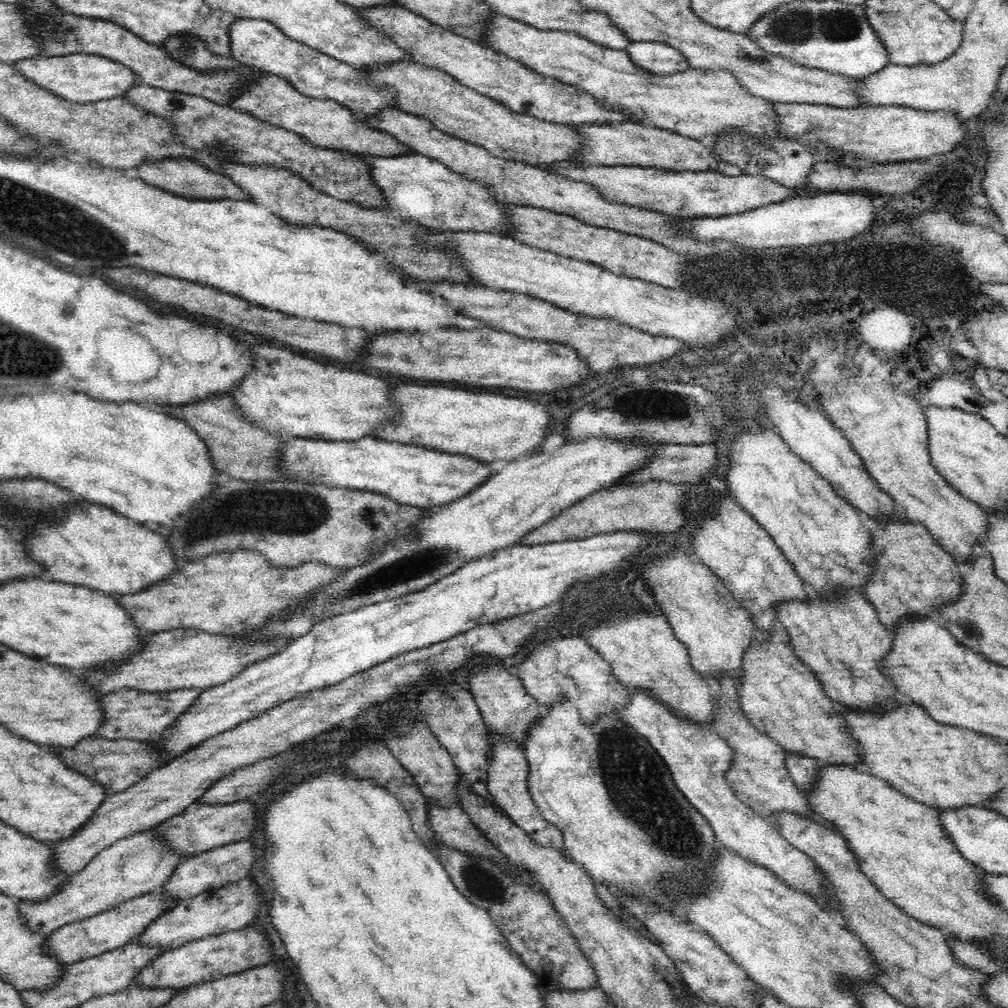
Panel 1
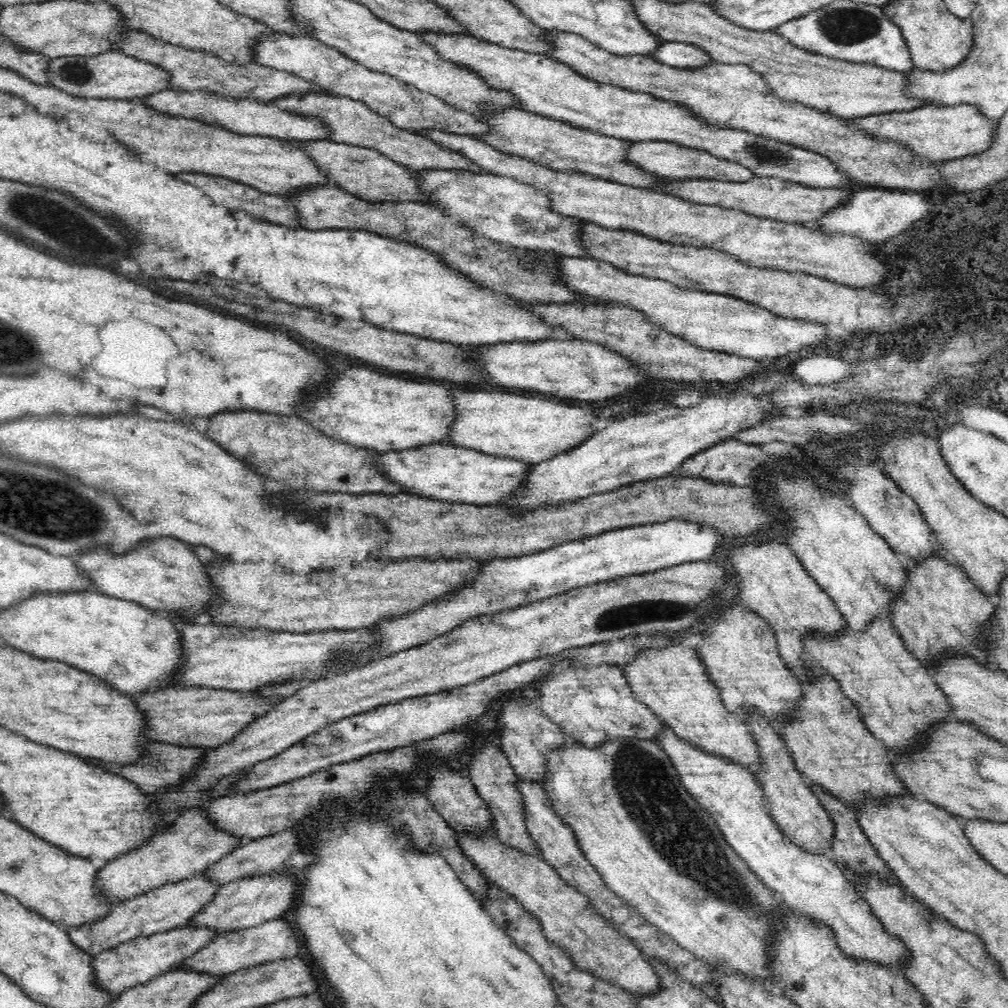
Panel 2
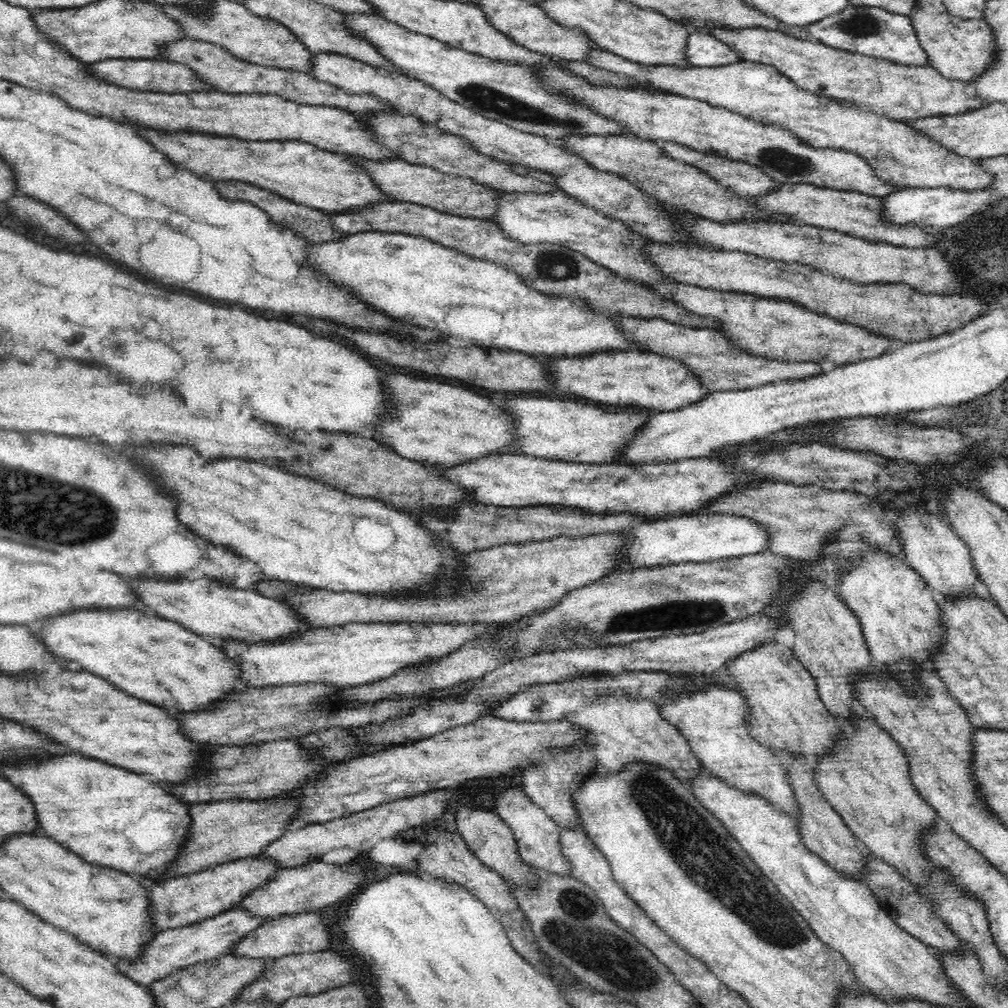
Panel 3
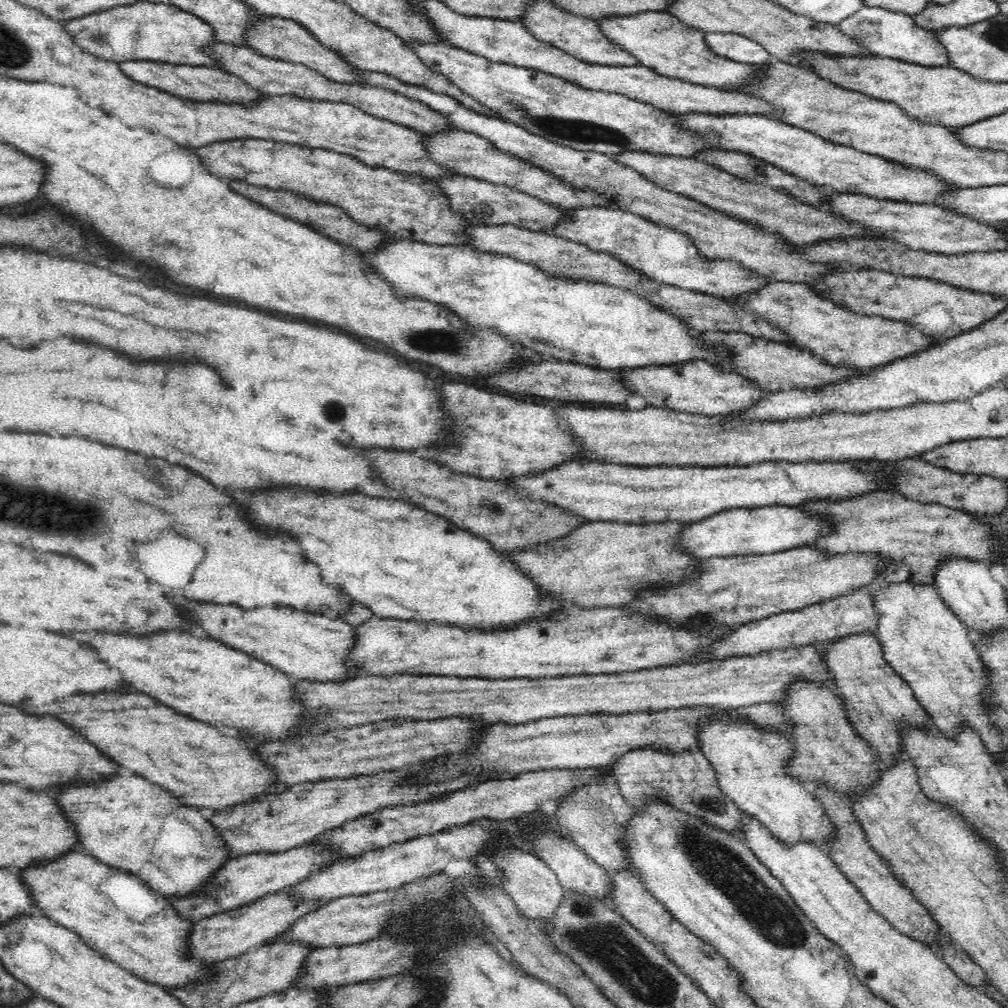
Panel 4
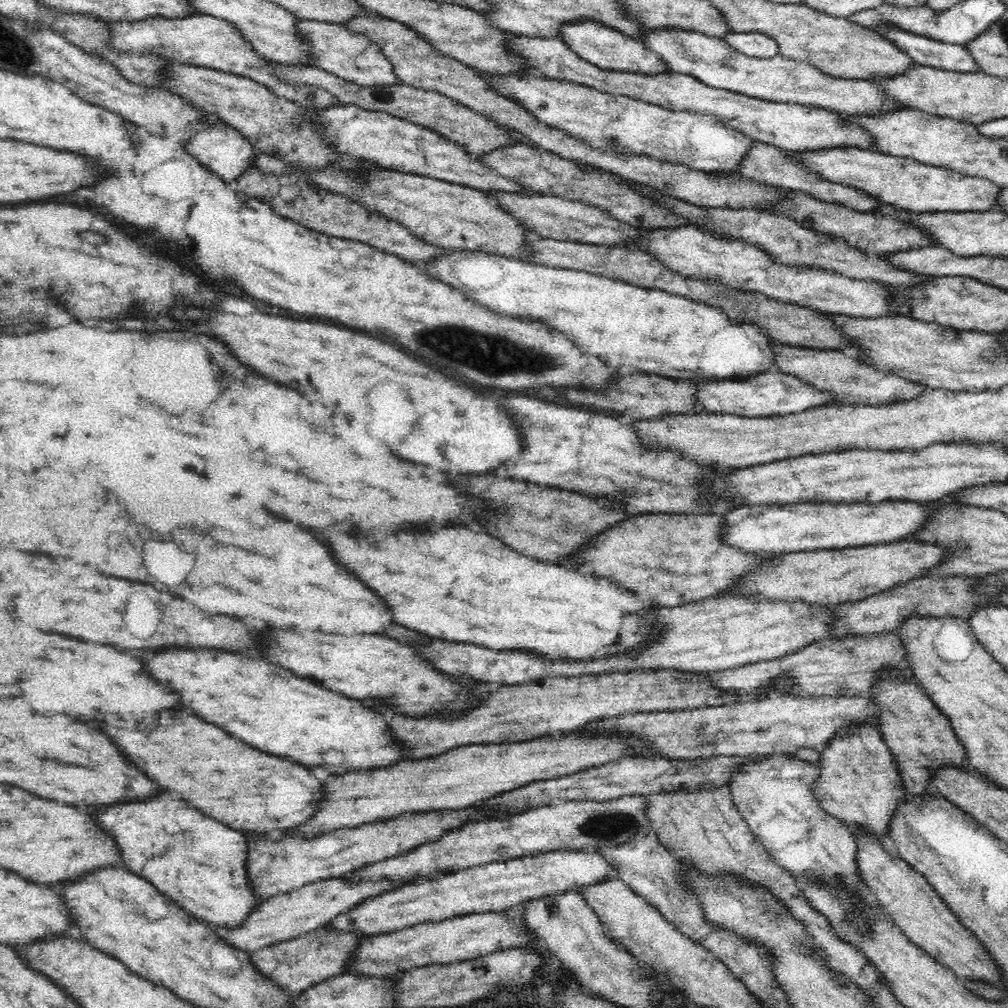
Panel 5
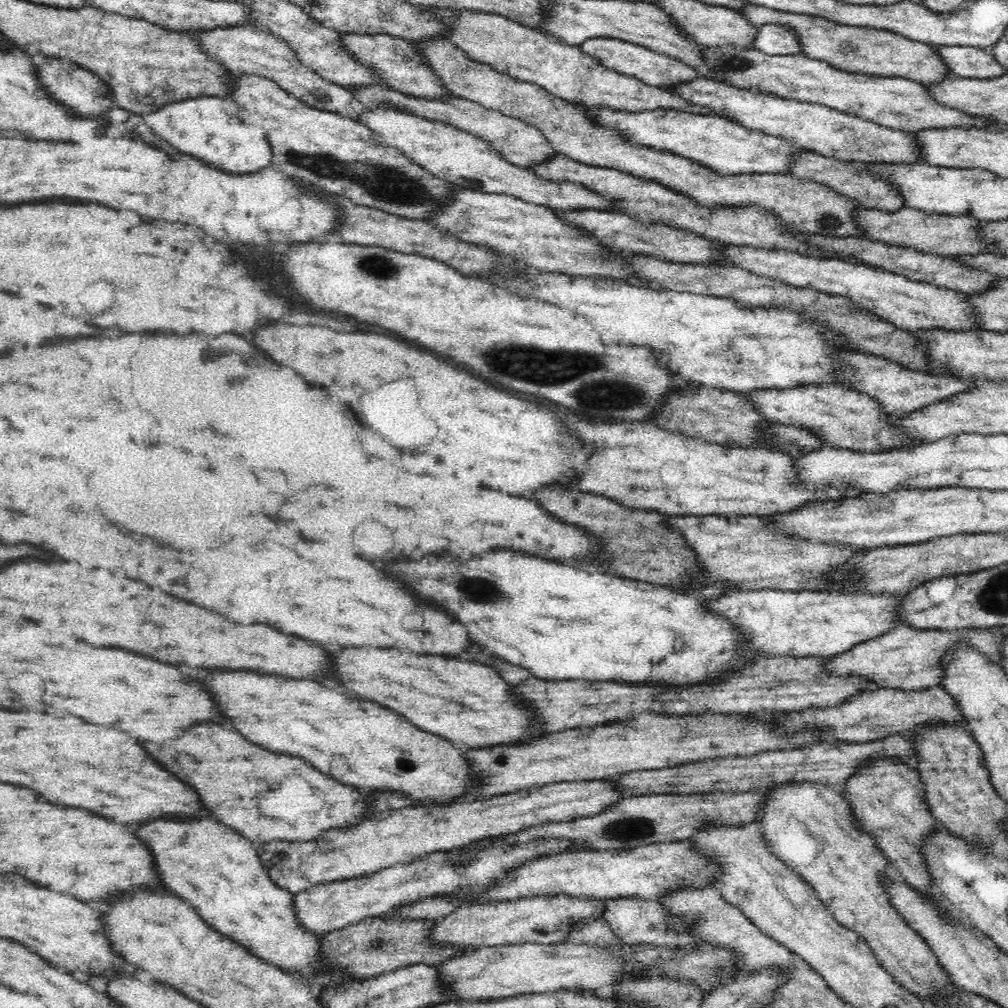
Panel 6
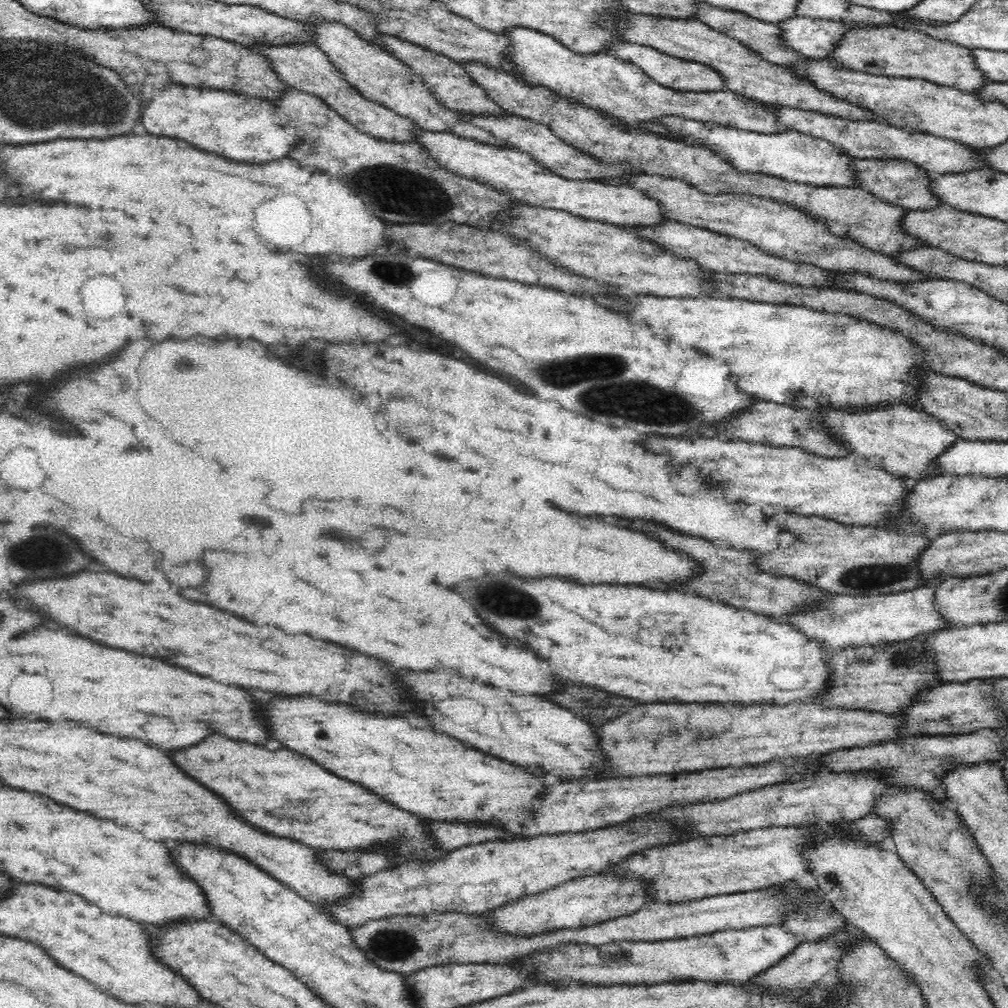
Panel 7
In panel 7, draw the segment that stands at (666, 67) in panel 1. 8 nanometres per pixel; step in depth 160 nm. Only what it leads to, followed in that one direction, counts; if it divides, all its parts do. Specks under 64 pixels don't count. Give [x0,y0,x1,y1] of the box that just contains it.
[776,16,875,60]

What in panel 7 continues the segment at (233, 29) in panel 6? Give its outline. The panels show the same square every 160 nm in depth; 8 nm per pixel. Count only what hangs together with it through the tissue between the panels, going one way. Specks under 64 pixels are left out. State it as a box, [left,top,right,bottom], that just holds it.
[250,44,418,142]

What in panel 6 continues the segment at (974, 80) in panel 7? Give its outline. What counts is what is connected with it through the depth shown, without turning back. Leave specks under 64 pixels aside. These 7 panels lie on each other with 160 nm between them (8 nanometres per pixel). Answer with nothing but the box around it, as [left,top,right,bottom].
[738,2,952,86]

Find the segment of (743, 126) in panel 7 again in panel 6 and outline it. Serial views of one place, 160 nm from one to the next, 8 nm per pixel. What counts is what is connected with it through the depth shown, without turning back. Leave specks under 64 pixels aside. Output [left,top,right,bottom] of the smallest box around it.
[418,5,726,116]

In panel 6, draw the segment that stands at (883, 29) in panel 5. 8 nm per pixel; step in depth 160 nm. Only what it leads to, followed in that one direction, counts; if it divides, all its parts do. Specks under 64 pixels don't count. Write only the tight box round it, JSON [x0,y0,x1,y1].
[935,45,1007,79]

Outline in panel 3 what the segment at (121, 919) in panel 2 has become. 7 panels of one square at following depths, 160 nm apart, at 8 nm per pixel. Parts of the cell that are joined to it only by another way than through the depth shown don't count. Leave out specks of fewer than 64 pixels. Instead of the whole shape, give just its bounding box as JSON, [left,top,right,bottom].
[148,857,278,932]

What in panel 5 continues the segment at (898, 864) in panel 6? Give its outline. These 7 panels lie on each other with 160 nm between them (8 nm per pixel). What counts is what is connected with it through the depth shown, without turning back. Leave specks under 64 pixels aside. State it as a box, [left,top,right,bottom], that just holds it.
[814,724,908,844]

